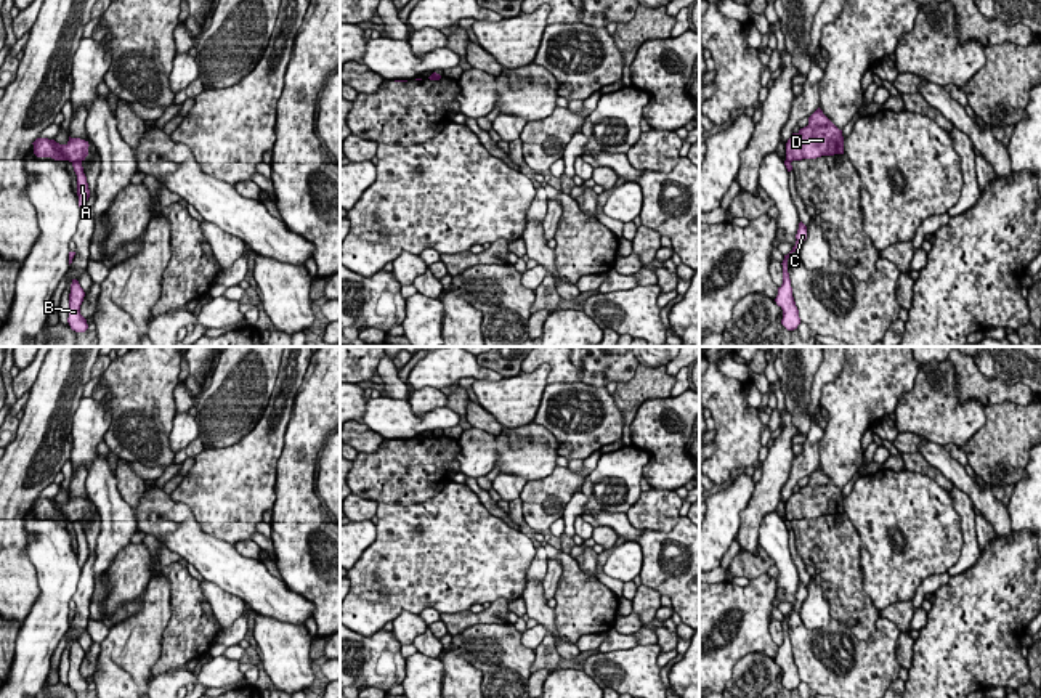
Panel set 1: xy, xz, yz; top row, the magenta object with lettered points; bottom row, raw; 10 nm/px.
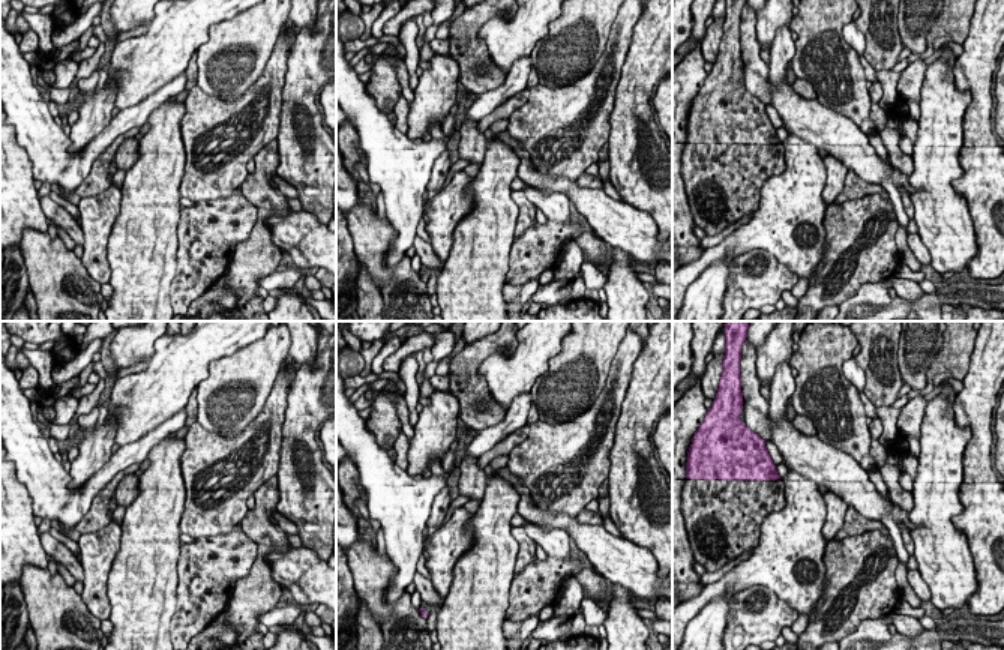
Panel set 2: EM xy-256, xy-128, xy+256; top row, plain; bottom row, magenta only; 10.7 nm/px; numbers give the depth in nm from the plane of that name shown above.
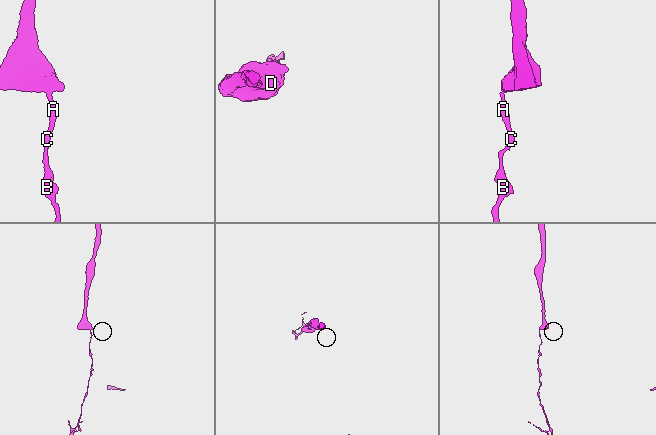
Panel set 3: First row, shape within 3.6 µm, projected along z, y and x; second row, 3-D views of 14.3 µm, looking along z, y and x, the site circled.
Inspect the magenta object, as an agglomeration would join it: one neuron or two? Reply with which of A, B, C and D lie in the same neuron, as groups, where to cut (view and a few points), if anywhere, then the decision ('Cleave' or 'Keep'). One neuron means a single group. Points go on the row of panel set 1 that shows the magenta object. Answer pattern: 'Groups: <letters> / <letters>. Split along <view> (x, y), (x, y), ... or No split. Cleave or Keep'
Groups: A B C / D. Split along xy (81, 161), (72, 162). Cleave

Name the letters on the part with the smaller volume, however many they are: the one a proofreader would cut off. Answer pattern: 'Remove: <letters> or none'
Remove: A, B, C

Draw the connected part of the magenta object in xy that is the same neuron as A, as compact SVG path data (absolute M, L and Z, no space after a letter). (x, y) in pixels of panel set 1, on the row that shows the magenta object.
M75 160L75 162L72 162L72 167L77 175L77 196L79 196L79 207L82 210L82 207L85 205L85 202L90 197L90 189L88 189L87 177L83 173L82 162Z

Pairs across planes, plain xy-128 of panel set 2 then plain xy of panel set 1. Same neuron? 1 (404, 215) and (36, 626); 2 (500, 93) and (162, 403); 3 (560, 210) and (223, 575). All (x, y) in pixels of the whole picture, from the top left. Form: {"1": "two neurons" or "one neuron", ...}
{"1": "one neuron", "2": "two neurons", "3": "two neurons"}

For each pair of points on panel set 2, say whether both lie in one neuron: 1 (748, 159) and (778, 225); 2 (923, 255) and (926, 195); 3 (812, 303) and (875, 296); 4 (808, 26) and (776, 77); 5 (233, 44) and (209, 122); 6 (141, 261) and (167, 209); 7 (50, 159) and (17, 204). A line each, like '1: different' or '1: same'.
1: different
2: different
3: different
4: different
5: different
6: same
7: different

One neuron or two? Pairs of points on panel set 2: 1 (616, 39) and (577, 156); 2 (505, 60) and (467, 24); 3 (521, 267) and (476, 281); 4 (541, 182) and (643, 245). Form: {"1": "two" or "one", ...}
{"1": "one", "2": "two", "3": "two", "4": "one"}

